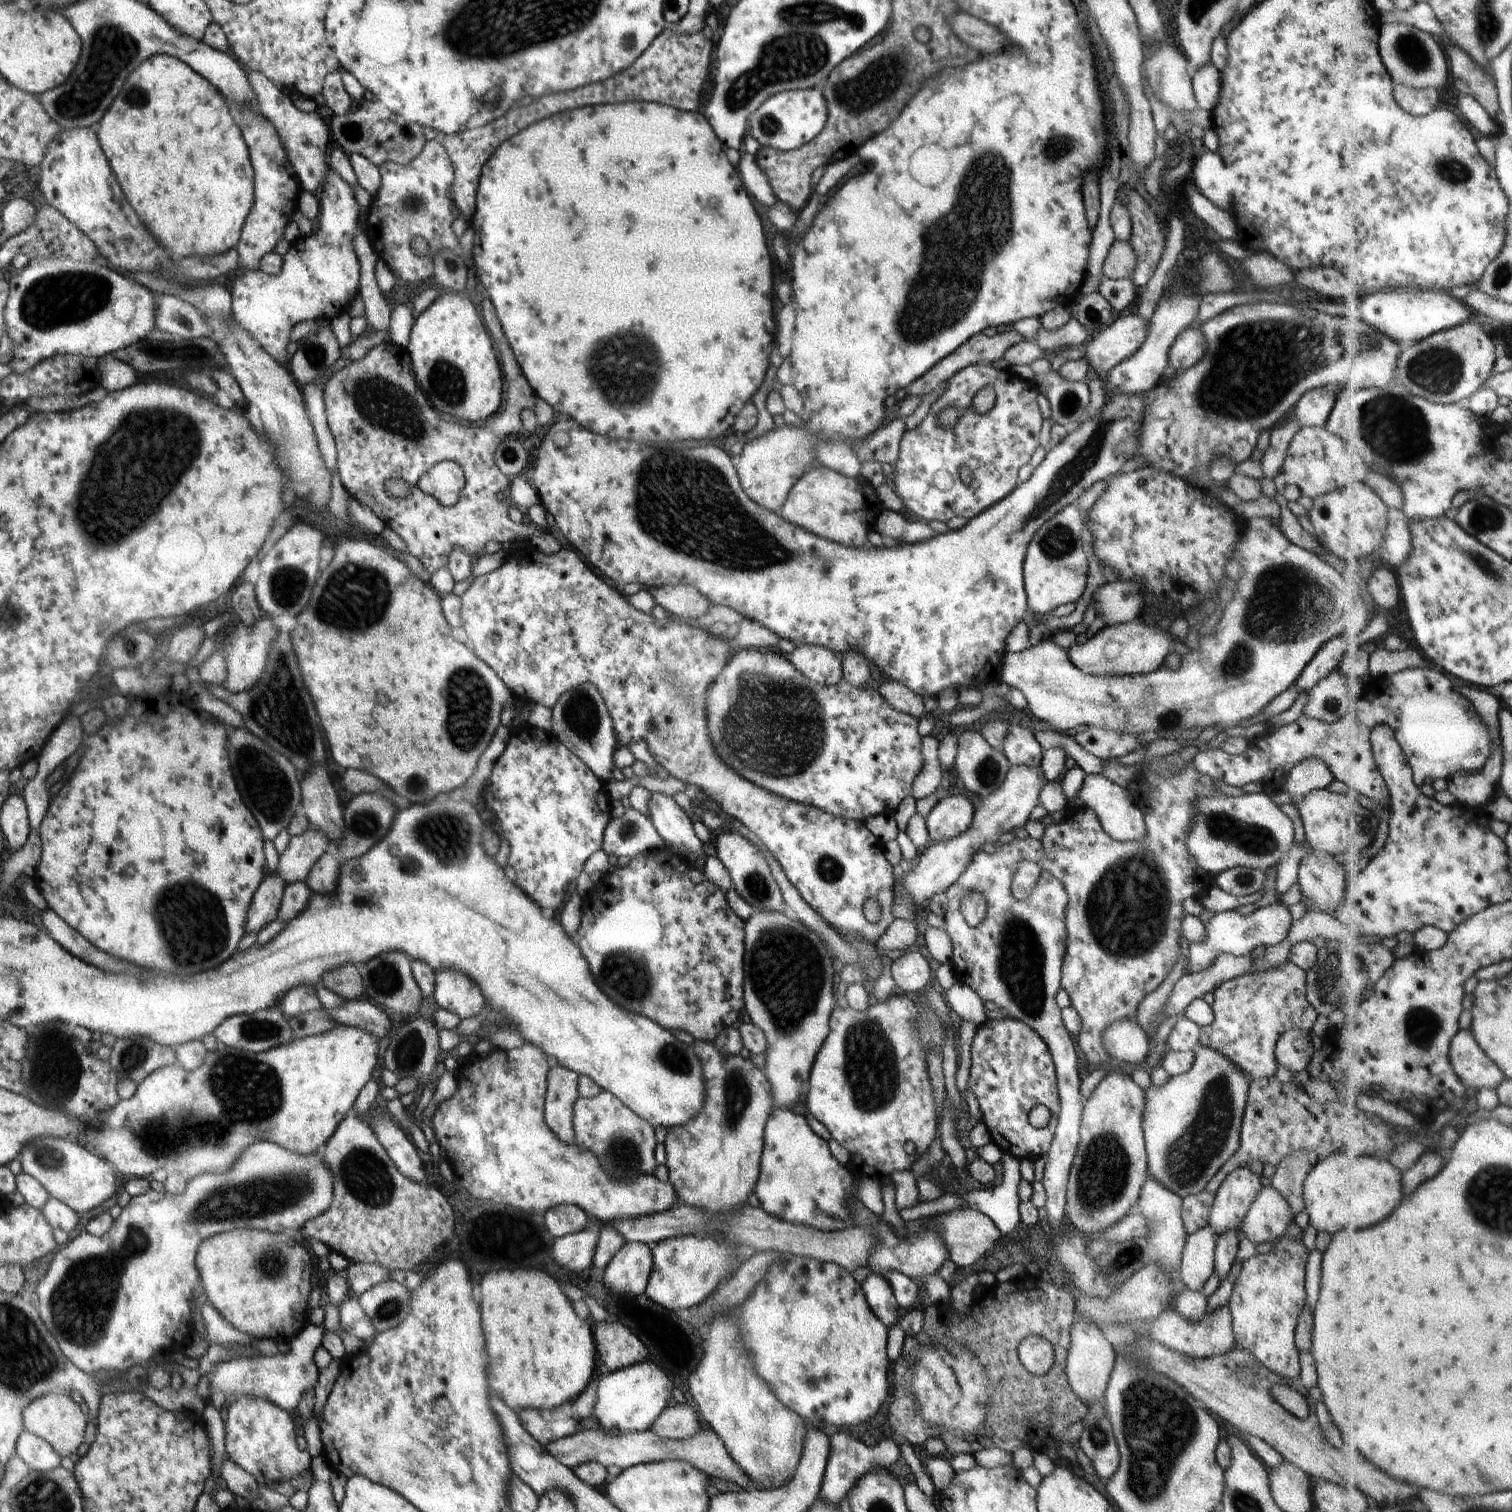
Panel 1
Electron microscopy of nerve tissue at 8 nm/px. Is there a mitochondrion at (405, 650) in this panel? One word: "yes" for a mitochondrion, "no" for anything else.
no

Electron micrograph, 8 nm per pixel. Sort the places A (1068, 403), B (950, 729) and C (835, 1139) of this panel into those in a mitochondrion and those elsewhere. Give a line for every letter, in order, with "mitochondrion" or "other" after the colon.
A: mitochondrion
B: other
C: other

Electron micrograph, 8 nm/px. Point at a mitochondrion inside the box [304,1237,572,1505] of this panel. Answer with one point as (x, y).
(390, 1307)

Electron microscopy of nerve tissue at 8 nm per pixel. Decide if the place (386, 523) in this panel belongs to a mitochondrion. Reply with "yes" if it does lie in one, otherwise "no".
no

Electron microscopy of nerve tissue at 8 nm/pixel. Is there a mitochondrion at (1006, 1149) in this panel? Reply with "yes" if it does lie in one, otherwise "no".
no

